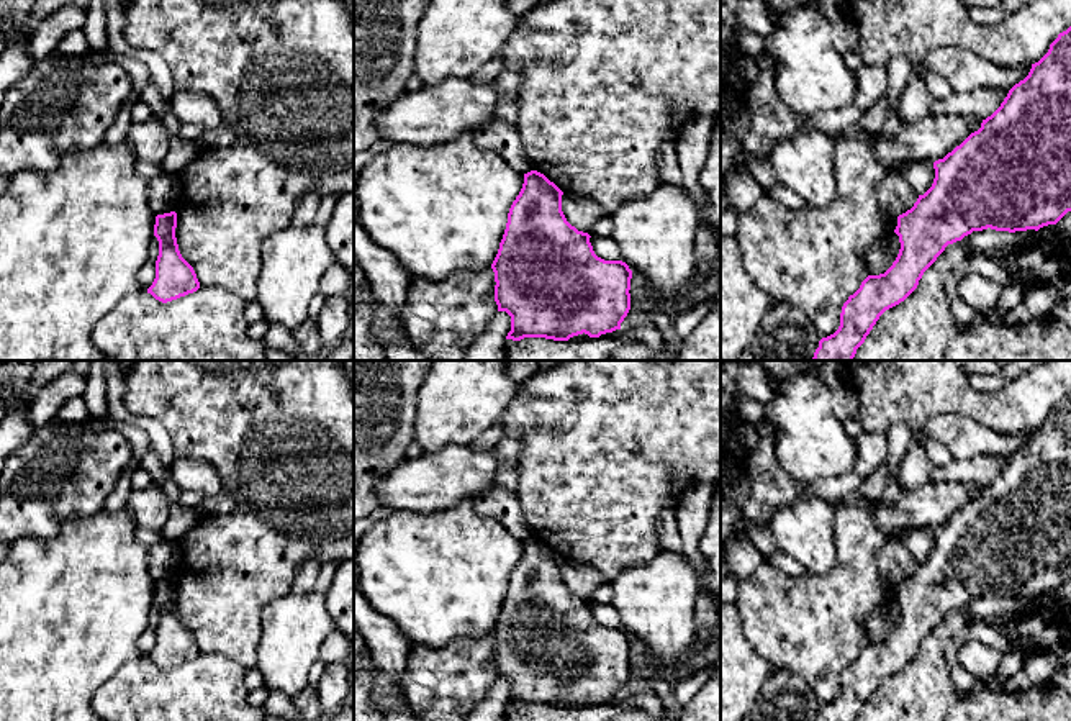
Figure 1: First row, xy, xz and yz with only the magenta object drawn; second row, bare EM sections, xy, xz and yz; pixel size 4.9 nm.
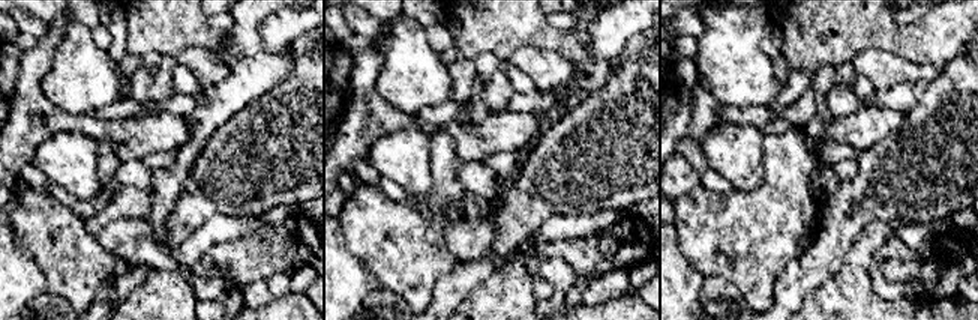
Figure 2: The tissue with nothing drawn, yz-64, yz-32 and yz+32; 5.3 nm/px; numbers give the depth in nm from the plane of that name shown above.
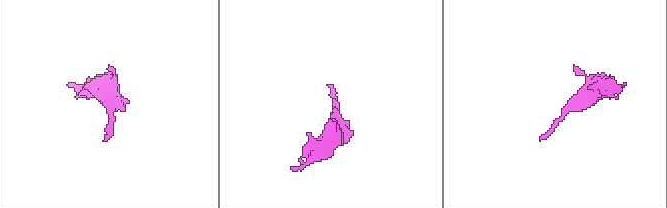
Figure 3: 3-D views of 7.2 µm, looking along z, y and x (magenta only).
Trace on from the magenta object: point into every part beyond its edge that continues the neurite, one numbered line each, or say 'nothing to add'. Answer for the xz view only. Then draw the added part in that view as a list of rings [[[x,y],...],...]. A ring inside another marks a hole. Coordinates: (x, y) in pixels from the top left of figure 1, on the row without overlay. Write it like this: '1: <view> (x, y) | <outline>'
nothing to add

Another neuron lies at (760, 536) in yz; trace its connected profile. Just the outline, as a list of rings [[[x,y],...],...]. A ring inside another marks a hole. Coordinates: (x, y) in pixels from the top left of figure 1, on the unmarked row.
[[[748,524],[748,536],[753,546],[761,554],[763,560],[775,565],[778,570],[791,577],[804,577],[807,570],[791,555],[778,549],[768,526]]]

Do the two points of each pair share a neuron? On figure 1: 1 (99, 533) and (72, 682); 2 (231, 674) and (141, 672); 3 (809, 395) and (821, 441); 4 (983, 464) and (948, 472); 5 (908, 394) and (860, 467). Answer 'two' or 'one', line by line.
1: one
2: one
3: one
4: one
5: two

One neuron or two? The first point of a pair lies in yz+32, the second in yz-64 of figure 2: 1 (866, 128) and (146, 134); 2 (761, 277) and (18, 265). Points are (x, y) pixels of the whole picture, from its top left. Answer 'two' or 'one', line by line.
1: one
2: two

